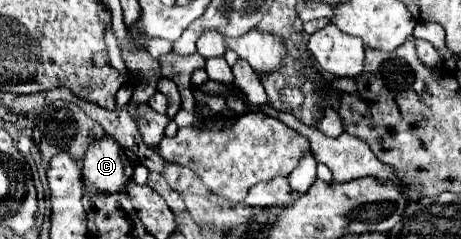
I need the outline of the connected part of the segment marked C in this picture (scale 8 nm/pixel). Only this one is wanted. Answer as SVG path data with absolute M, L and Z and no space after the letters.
M104 136L88 146L82 162L82 174L86 188L96 186L98 190L114 194L120 192L122 186L132 178L134 166L124 154L120 142Z

